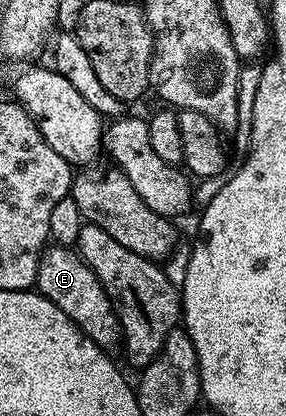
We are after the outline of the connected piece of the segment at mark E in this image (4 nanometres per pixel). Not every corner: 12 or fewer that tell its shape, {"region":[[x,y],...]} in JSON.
{"region":[[68,247],[40,258],[35,288],[101,349],[120,320],[92,268]]}

